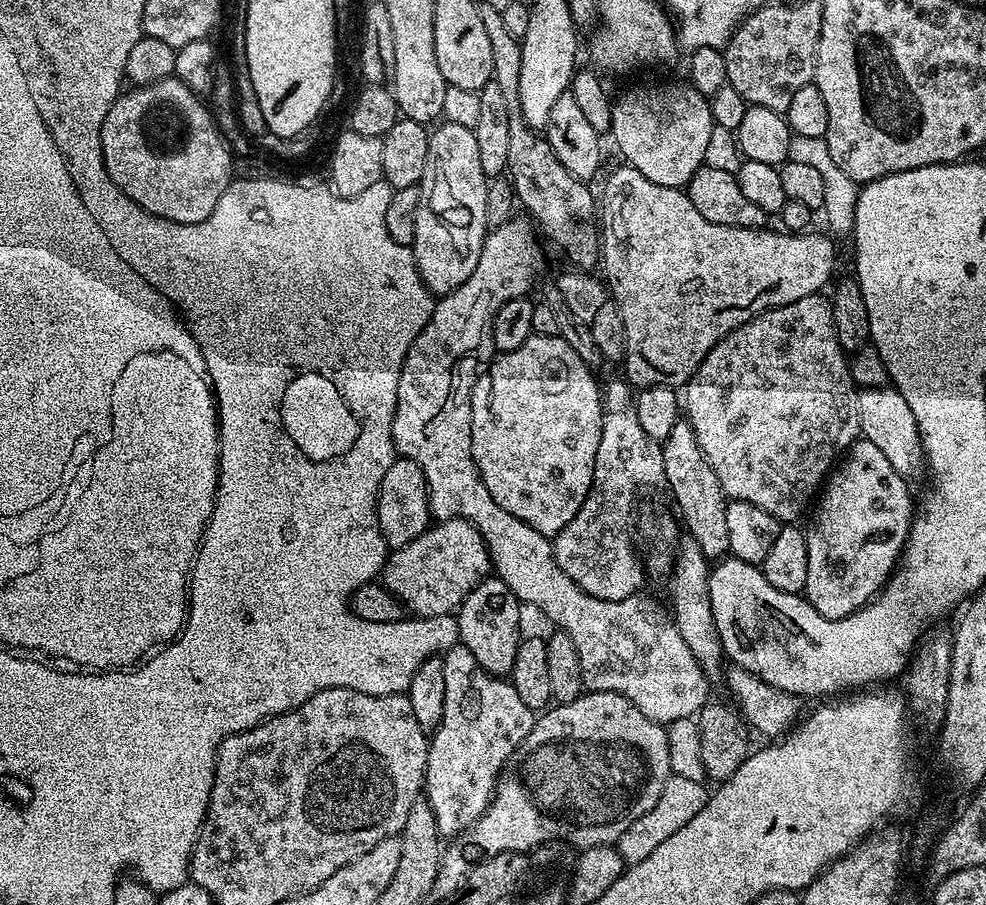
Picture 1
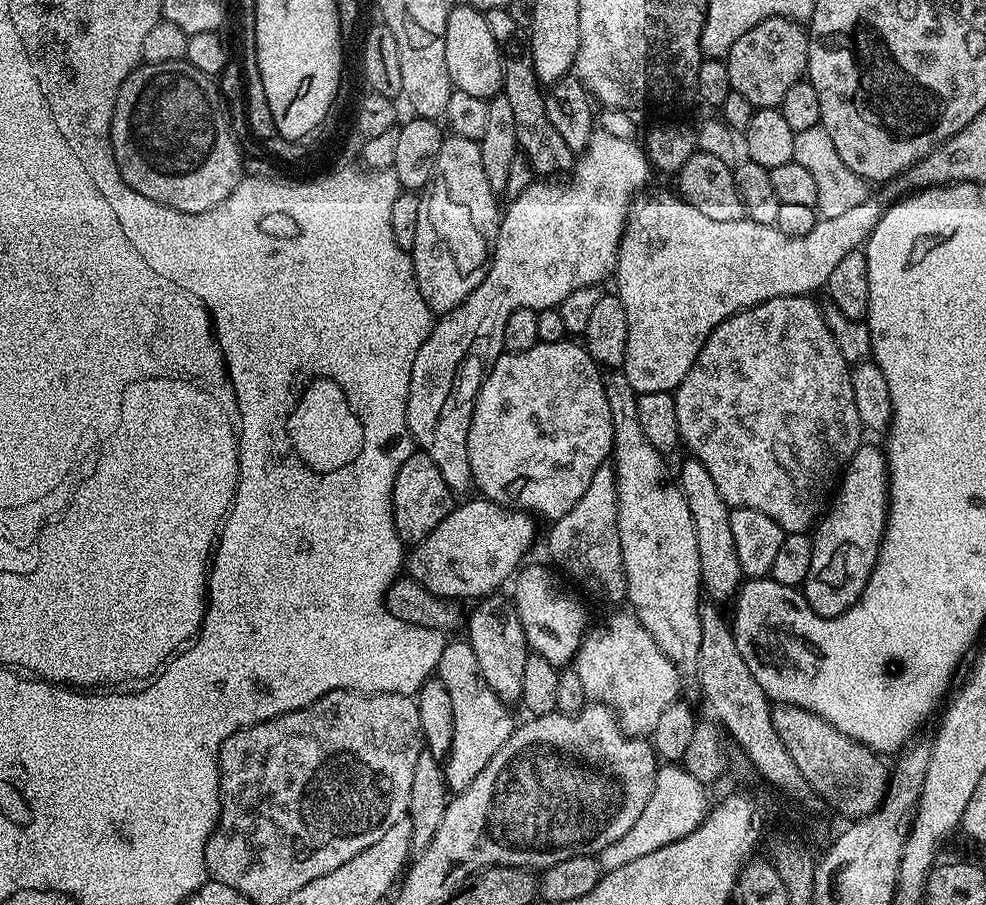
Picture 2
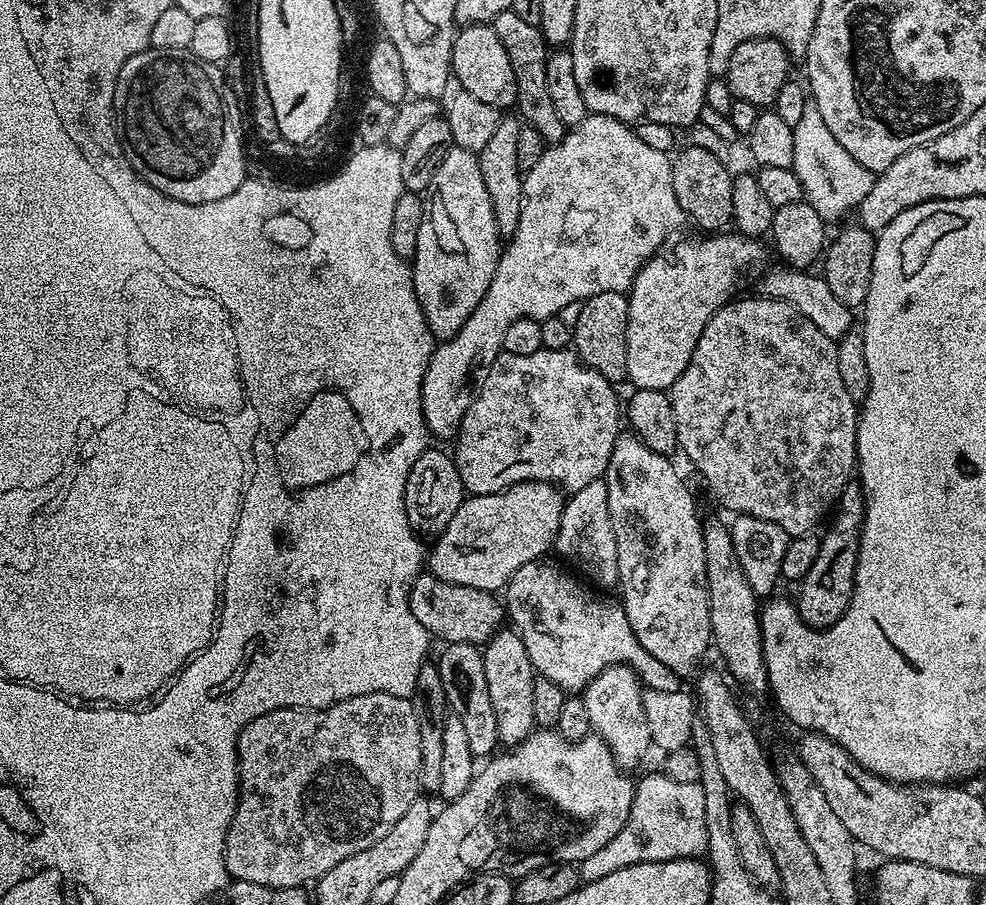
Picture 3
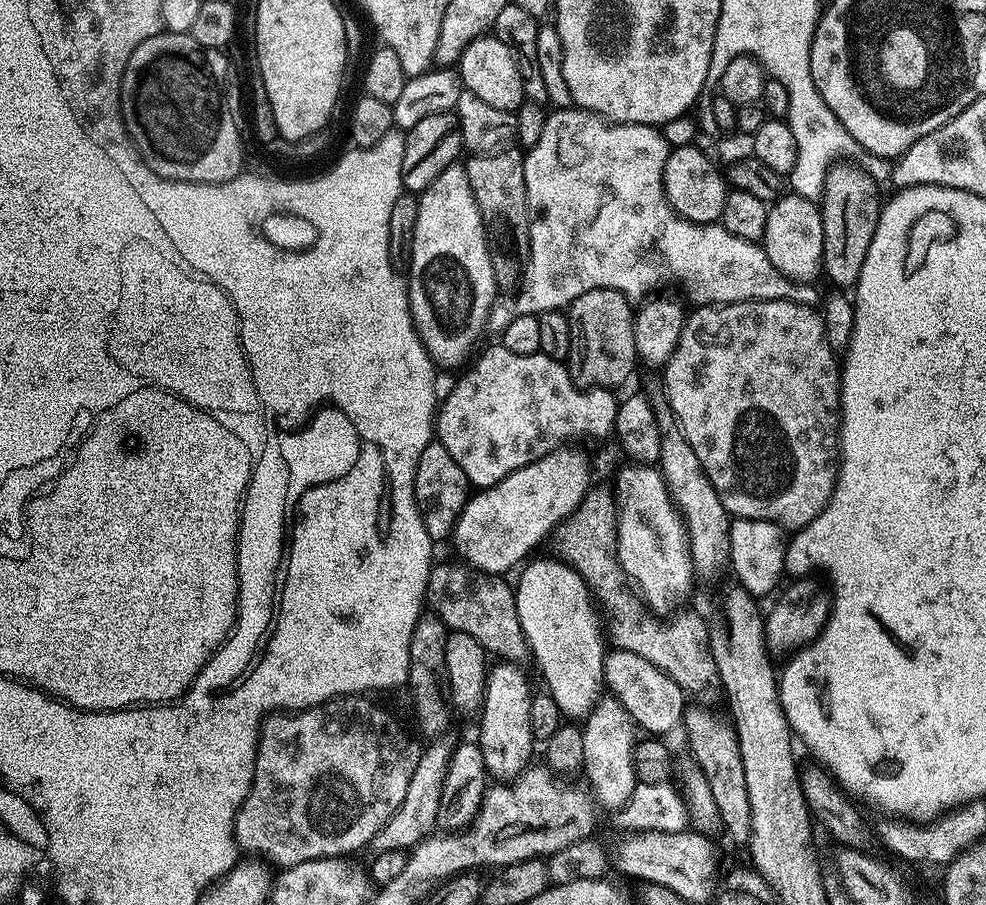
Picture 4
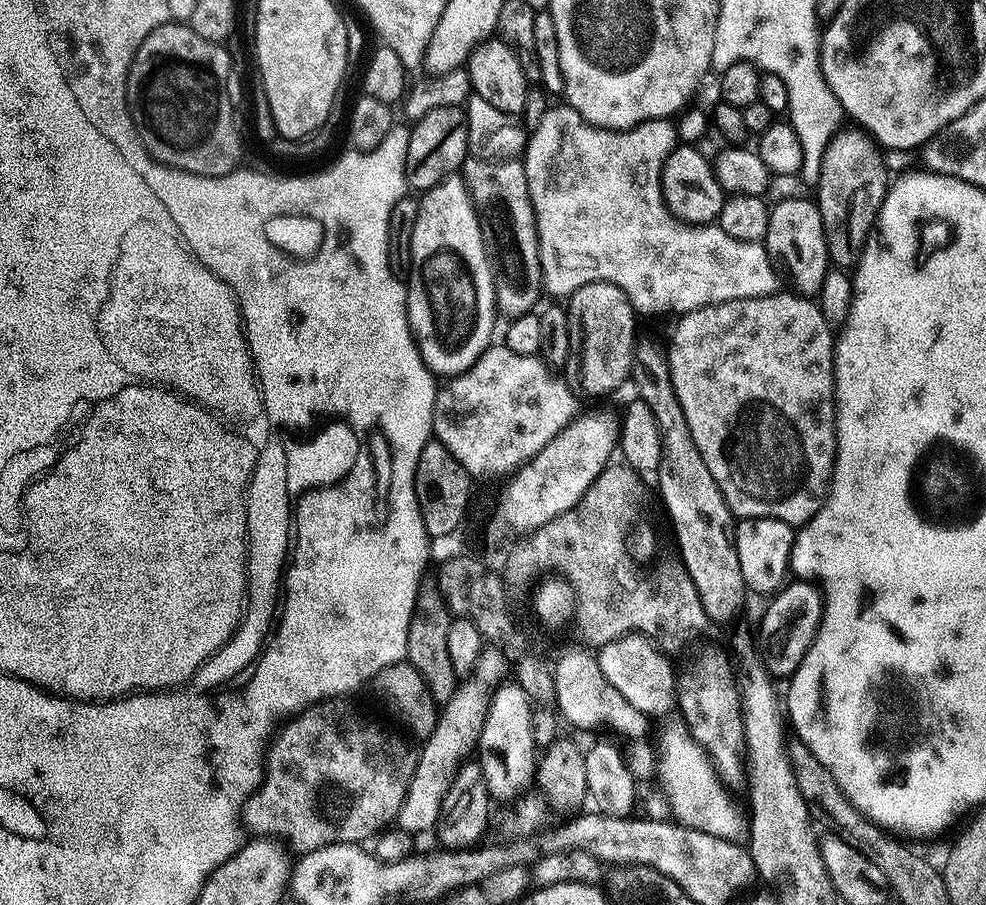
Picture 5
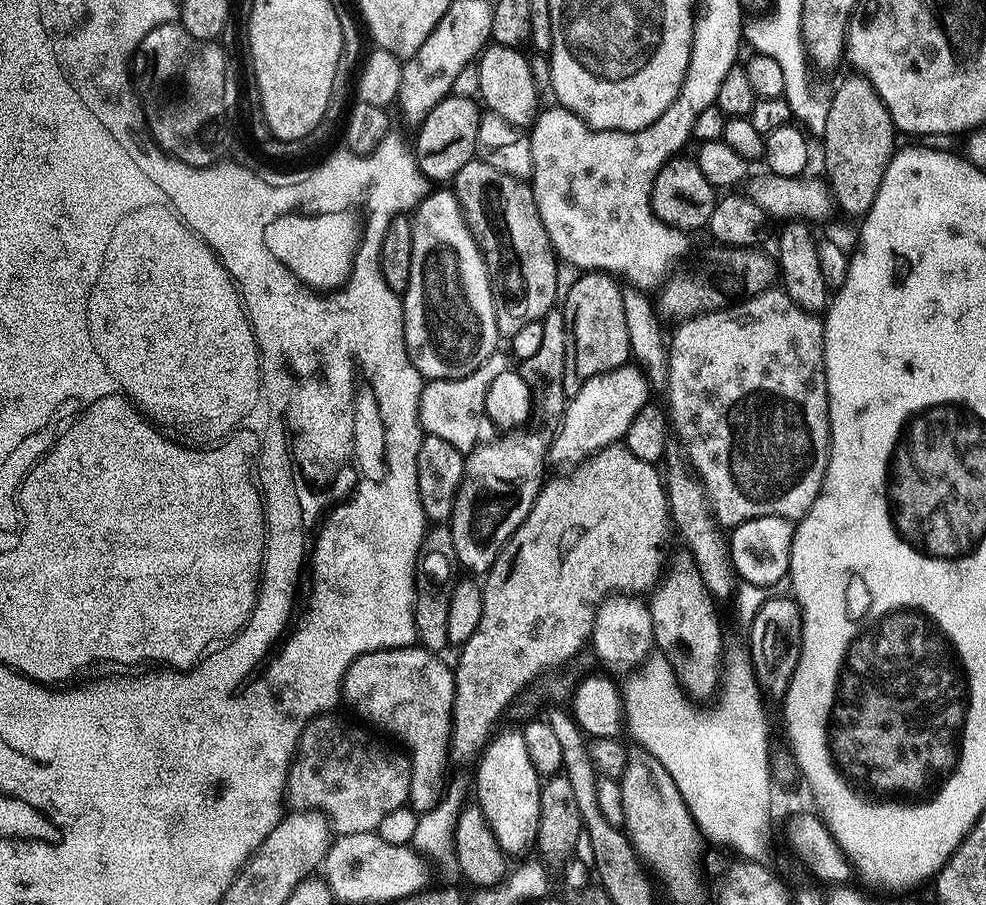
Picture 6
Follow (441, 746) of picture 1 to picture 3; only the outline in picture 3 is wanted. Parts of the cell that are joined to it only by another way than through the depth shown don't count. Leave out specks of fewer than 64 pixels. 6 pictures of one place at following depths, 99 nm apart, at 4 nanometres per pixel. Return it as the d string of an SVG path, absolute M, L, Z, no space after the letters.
M449 644L443 650L445 652L438 659L438 667L451 715L462 718L472 755L477 758L491 757L498 748L498 722L494 718L494 706L490 706L484 653L475 644Z

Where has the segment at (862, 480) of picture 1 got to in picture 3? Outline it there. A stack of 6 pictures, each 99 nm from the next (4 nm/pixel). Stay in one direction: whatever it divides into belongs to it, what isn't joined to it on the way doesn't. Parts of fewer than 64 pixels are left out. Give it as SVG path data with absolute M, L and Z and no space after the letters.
M849 482L844 487L835 516L836 521L833 522L832 529L822 536L814 564L798 584L800 597L794 600L794 607L799 610L805 624L817 630L826 629L838 622L838 618L844 616L849 602L852 601L854 574L860 549L860 530L864 523L864 491L860 489L859 483Z

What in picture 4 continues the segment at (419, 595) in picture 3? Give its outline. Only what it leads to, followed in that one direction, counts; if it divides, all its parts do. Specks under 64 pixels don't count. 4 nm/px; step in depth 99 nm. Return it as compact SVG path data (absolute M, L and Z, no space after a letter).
M433 563L428 575L428 591L426 604L431 615L436 617L452 632L470 634L474 642L481 644L485 653L499 658L504 662L524 662L530 653L518 620L515 606L513 585L507 584L505 577L500 574L485 574L471 570L466 566L454 564Z

